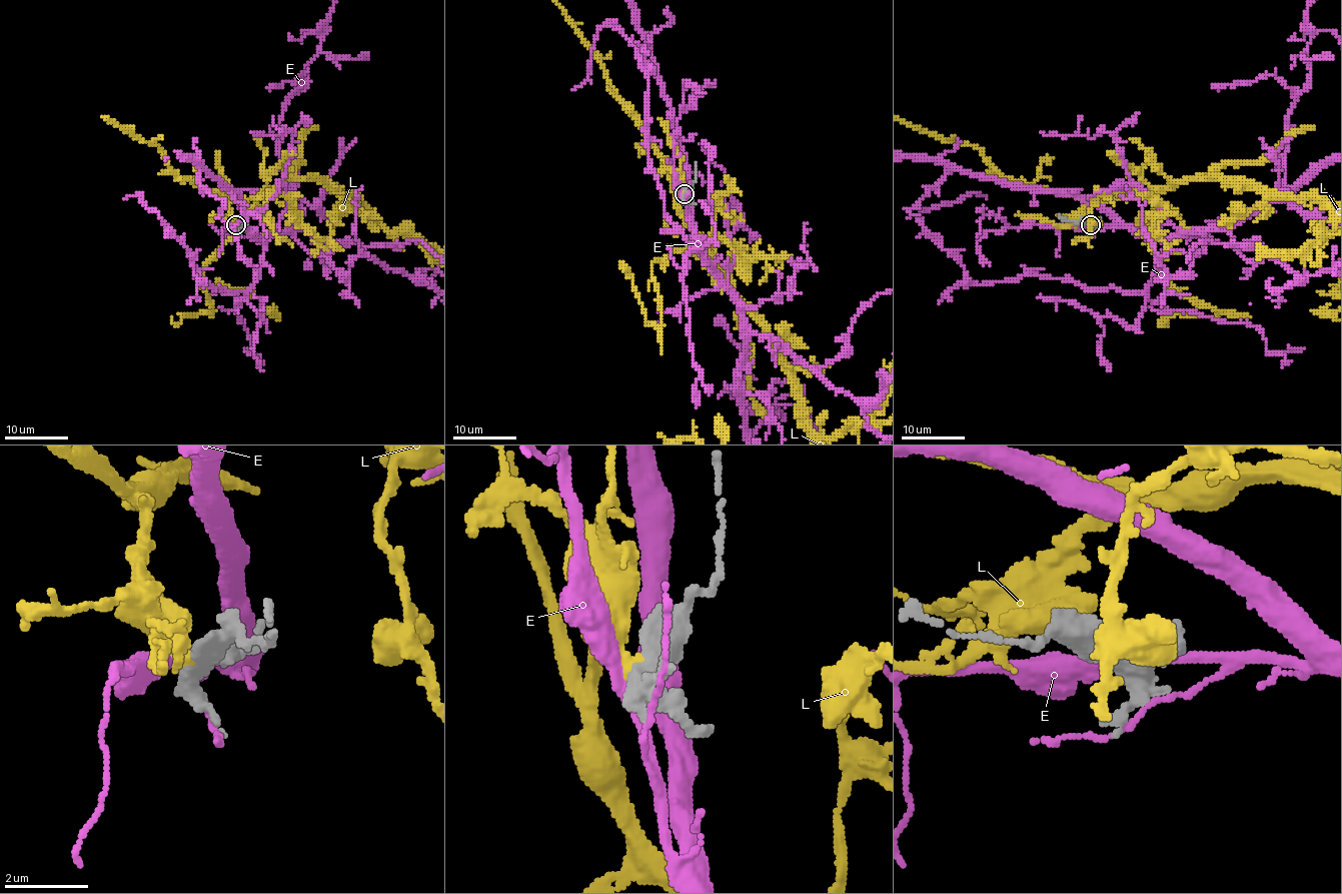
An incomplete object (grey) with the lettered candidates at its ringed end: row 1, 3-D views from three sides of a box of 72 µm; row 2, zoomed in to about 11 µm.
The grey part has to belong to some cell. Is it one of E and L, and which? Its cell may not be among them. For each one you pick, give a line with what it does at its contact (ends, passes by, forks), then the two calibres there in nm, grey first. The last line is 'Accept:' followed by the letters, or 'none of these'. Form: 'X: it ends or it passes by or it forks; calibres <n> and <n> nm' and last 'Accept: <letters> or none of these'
L: it ends; calibres 480 and 440 nm
Accept: L

